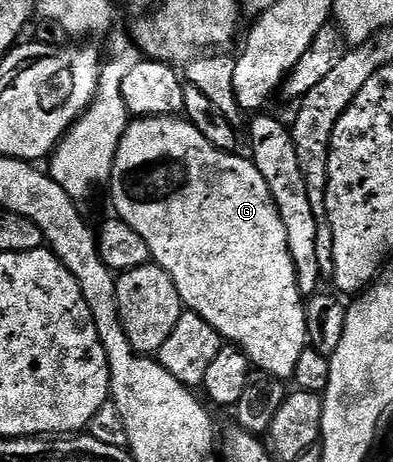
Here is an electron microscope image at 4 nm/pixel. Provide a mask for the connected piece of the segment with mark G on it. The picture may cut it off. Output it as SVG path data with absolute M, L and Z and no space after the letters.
M174 115L172 117L138 117L130 120L126 133L119 143L118 150L115 151L114 167L111 180L108 182L107 189L113 192L113 205L116 216L125 221L131 227L135 227L135 231L139 231L139 235L143 235L143 239L147 239L147 247L149 248L149 256L159 267L163 267L163 271L167 271L167 275L171 275L171 279L175 283L175 287L181 296L182 306L190 313L197 313L203 319L207 319L207 323L211 323L211 327L215 327L215 331L219 331L219 335L226 342L232 343L237 348L243 350L249 356L250 366L256 367L262 373L269 373L273 377L278 377L280 381L288 382L292 378L295 371L295 363L299 363L299 355L303 355L303 351L309 345L309 332L307 331L307 319L305 318L306 302L303 300L299 287L297 286L297 276L295 275L295 263L291 259L291 251L287 247L287 231L283 231L283 219L279 219L279 211L275 207L275 199L271 199L271 191L267 187L267 179L263 179L263 175L259 175L259 171L254 167L252 160L248 156L237 157L236 152L224 153L215 147L211 147L211 143L207 143L207 139L203 139L203 135L198 129L186 121L184 116Z

